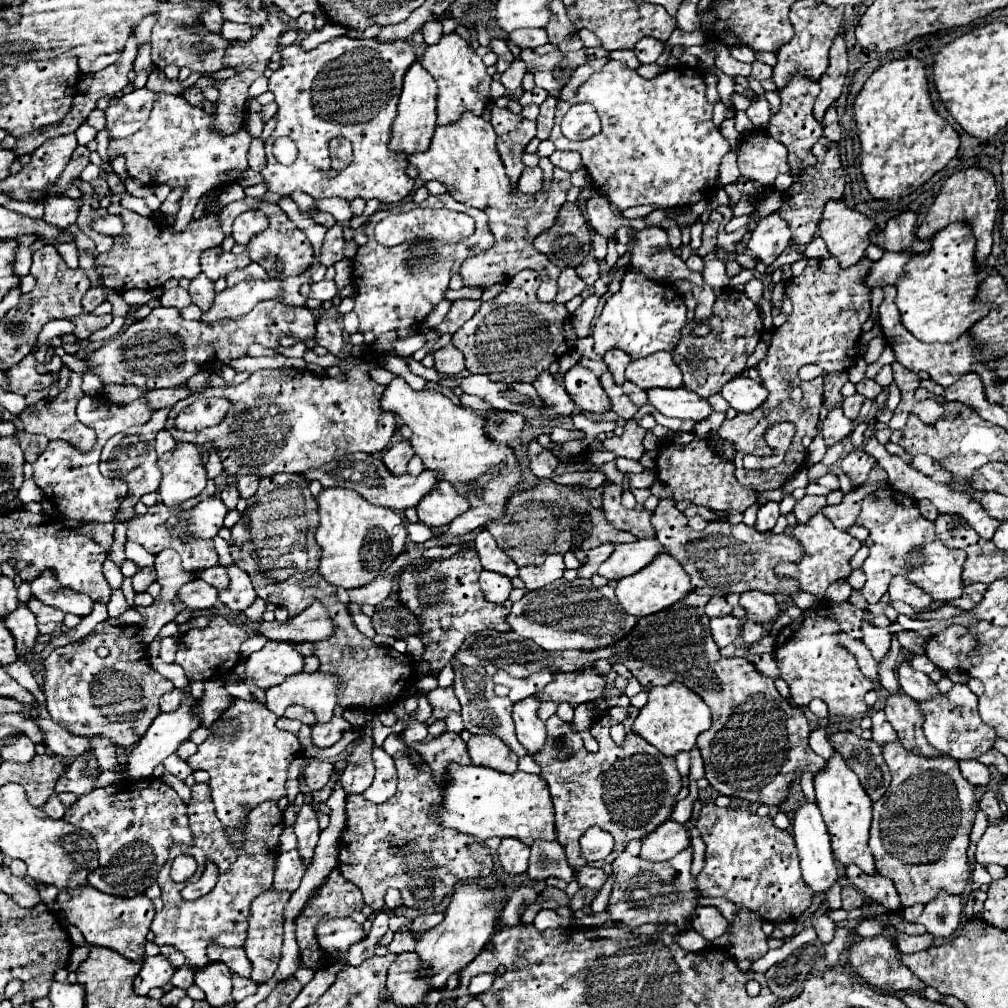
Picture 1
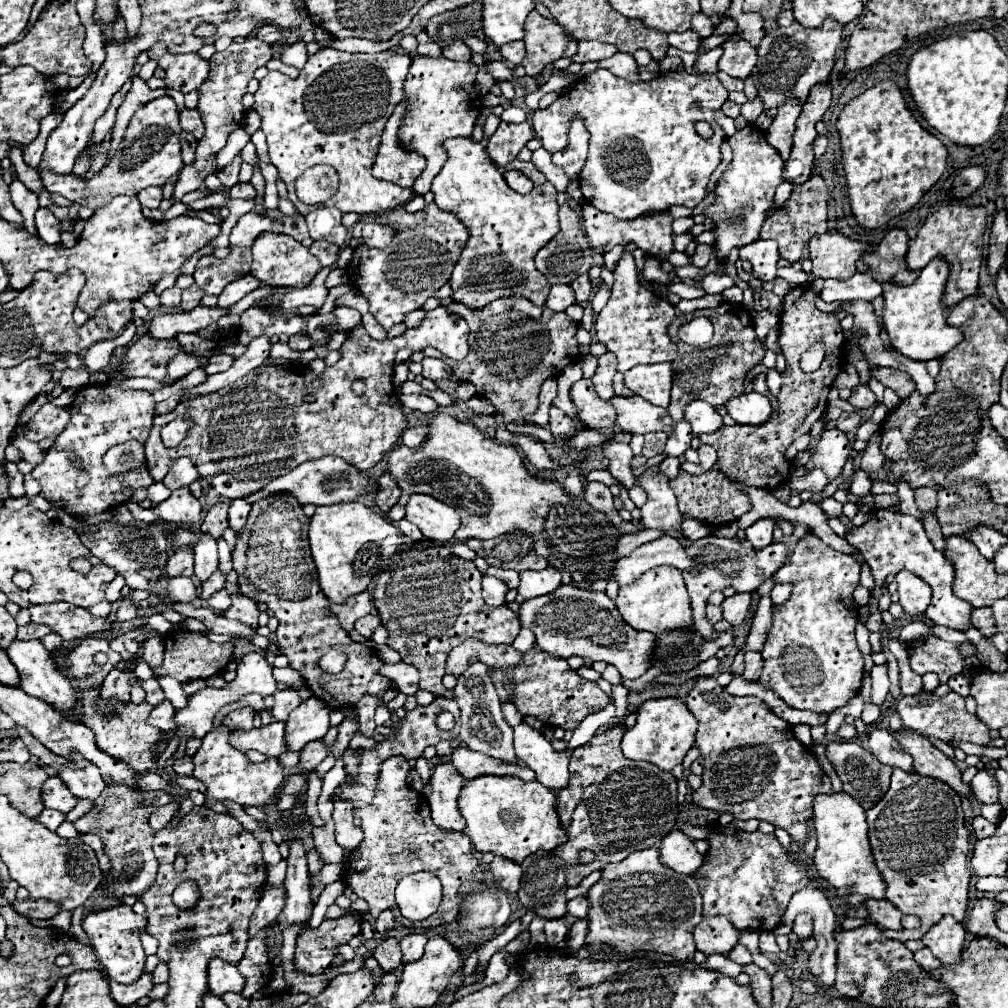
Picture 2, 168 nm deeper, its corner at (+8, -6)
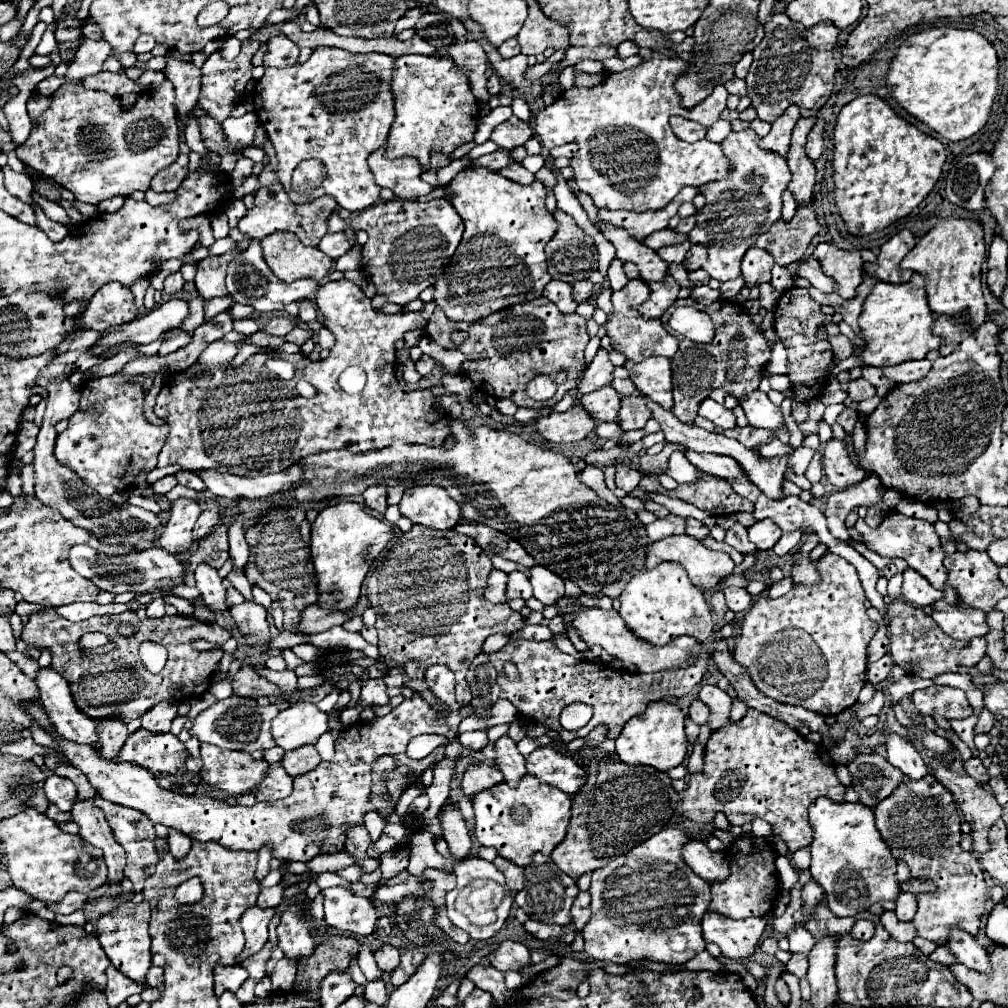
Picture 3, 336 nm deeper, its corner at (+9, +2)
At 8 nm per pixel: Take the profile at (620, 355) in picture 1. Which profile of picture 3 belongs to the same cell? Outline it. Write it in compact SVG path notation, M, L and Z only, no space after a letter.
M601 348L597 352L597 356L593 358L593 362L589 364L589 368L585 370L583 380L577 386L577 394L583 396L589 392L595 392L603 386L609 386L611 380L613 380L613 364L609 360L609 352L605 348Z

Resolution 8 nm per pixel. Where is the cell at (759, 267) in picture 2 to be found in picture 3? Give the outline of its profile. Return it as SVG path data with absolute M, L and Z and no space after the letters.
M755 246L749 248L741 264L745 286L753 288L763 282L771 282L771 268L773 268L773 256L769 256L769 252Z

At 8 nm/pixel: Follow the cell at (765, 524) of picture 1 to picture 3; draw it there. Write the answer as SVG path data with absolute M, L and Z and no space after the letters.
M759 520L749 528L749 540L757 546L757 550L771 550L781 538L781 530L771 520Z

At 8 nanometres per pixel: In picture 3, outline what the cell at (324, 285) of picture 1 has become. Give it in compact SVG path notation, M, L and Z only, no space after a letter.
M251 240L249 248L245 252L241 252L239 258L231 260L227 266L227 290L229 290L231 298L239 304L253 306L259 312L283 310L283 306L289 302L297 302L301 298L313 298L317 288L319 288L319 282L315 282L315 280L297 280L291 284L277 280L277 276L273 276L273 272L269 272L269 266L265 264L265 260L261 256L261 246L257 240Z

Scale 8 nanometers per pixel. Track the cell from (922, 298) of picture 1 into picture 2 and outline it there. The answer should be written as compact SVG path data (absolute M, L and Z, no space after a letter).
M934 258L926 268L920 270L914 284L882 284L884 290L884 328L890 336L890 344L904 356L912 360L932 360L950 352L958 342L962 342L962 330L946 322L948 306L944 300L944 288L948 280L948 262L944 258Z

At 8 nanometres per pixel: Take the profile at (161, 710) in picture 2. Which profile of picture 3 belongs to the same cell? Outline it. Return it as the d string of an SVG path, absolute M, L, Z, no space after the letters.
M159 702L155 708L147 710L141 716L141 728L149 730L153 734L169 732L175 716L177 716L177 704L175 702Z

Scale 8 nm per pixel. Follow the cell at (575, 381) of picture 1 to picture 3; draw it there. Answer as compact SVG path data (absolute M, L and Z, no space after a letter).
M605 386L593 394L585 394L581 398L583 408L595 418L595 422L613 422L617 418L619 412L619 402L621 402L621 394L617 390L613 390L611 386Z

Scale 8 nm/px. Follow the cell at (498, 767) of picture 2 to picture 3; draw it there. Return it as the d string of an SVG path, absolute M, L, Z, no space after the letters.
M479 762L467 768L461 780L461 788L467 798L473 798L477 792L483 792L485 788L493 788L495 784L501 784L501 782L503 782L503 776L497 768L485 762Z

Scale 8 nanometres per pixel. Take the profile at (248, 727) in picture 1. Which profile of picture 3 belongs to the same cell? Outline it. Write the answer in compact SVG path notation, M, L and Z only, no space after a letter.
M201 744L201 758L203 782L231 796L253 792L269 770L265 760L253 760L247 752L221 750L211 744Z

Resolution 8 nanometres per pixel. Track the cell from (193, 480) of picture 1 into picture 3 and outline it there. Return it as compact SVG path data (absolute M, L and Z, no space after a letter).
M179 498L171 504L169 510L169 522L165 524L165 530L161 532L161 548L171 554L183 554L189 552L195 538L193 538L193 526L195 520L201 514L201 506L189 498Z

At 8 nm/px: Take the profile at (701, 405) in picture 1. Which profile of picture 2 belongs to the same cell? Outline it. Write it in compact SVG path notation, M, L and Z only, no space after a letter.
M692 400L690 404L686 404L684 418L692 424L694 434L716 432L724 424L722 416L716 414L716 408L710 406L708 402L702 402L702 400Z

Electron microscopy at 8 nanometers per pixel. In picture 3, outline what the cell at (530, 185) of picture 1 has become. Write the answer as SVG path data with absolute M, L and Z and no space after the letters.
M511 162L509 166L501 168L499 174L505 176L505 178L509 178L509 180L513 180L513 182L519 182L519 184L531 184L531 182L535 182L535 176L529 170L525 170L519 162Z

